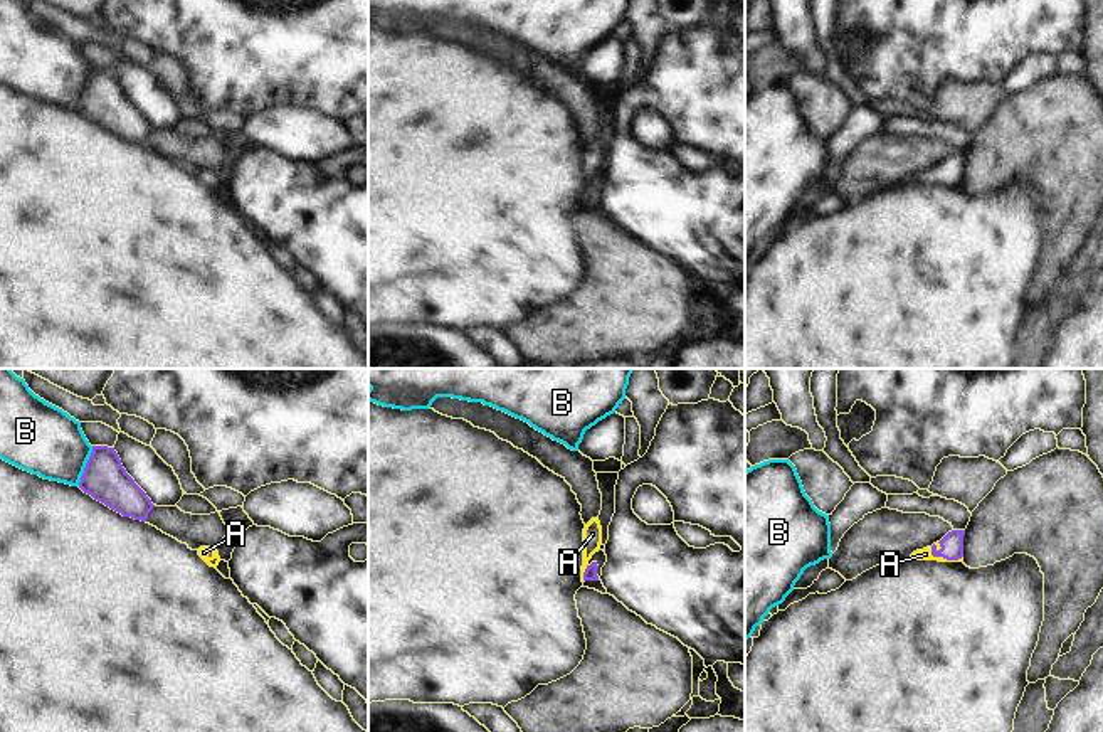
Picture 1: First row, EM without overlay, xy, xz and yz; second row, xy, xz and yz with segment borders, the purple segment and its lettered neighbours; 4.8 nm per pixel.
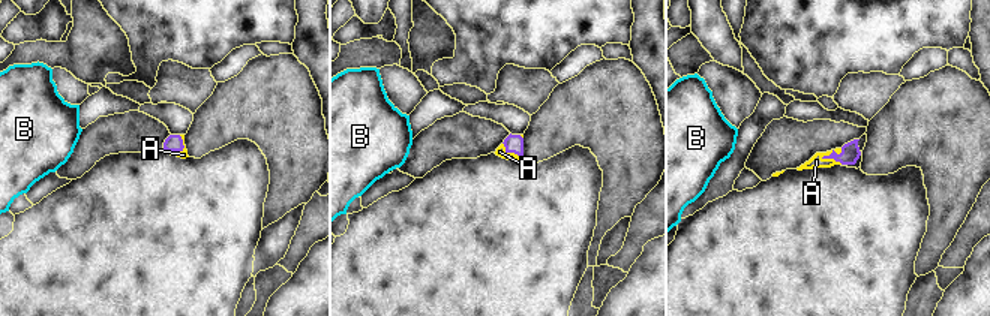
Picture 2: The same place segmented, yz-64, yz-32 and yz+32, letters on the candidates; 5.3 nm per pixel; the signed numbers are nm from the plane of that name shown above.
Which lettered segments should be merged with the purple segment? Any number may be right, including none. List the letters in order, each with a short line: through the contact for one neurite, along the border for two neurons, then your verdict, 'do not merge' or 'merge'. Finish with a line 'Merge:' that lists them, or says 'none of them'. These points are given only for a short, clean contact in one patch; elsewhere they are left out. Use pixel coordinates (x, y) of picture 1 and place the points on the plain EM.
A: line yz (952, 167), (944, 180), (925, 177); merge
B: do not merge
Merge: A

